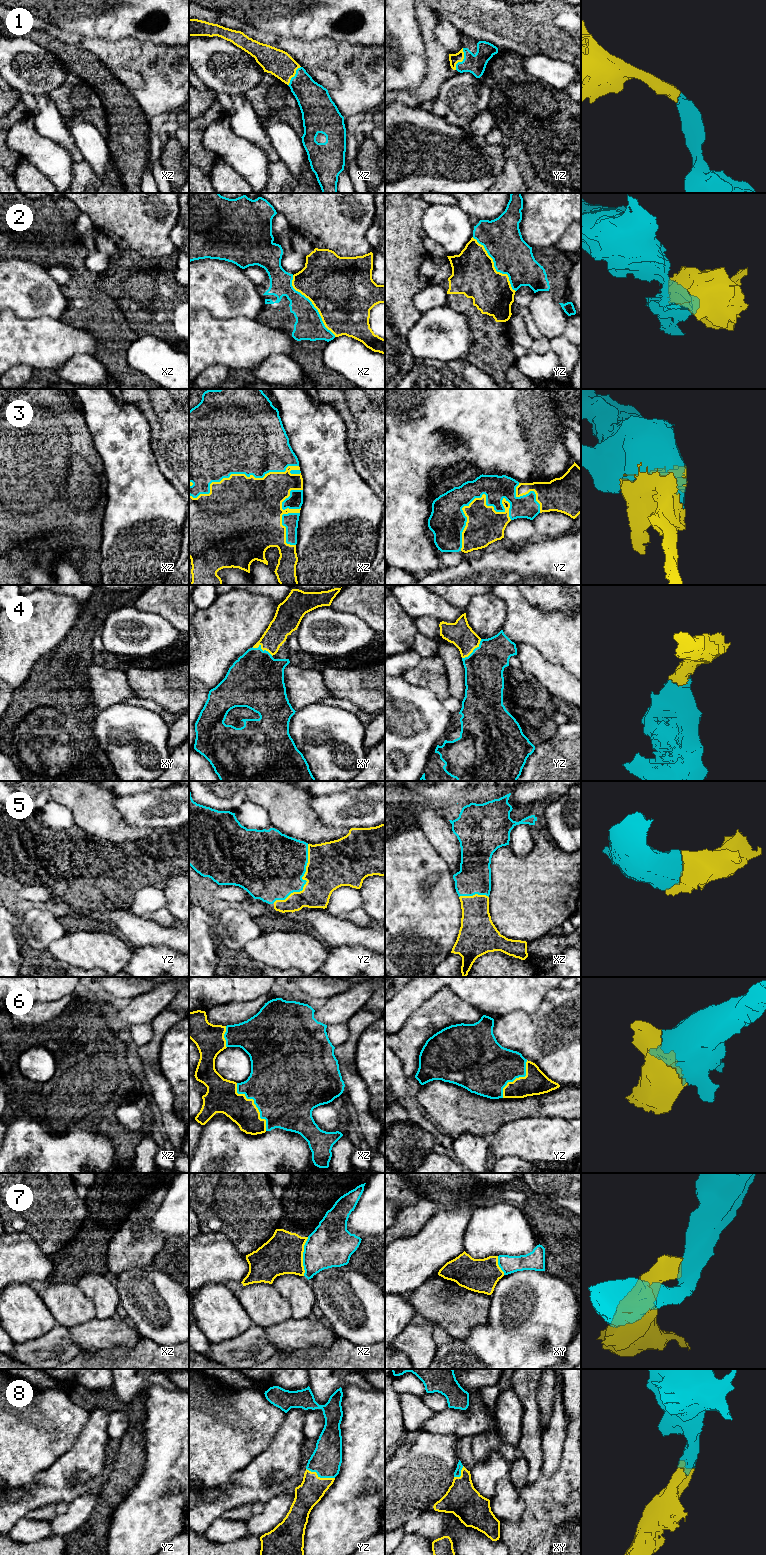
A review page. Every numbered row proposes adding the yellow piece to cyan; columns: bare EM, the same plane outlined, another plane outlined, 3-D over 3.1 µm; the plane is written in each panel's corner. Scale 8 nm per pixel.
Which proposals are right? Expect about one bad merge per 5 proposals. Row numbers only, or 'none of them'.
1, 3, 4, 5, 6, 8

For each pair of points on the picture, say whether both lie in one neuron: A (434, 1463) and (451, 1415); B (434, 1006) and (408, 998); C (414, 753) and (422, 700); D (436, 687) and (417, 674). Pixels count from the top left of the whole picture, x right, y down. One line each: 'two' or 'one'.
A: two
B: two
C: one
D: one

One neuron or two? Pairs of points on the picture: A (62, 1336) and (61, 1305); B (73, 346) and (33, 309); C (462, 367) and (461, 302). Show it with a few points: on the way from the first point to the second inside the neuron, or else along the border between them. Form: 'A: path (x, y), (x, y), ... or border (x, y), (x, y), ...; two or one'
A: border (58, 1323), (67, 1328); two
B: border (18, 316), (33, 318), (47, 315), (59, 319); two
C: border (465, 359), (485, 372); two

